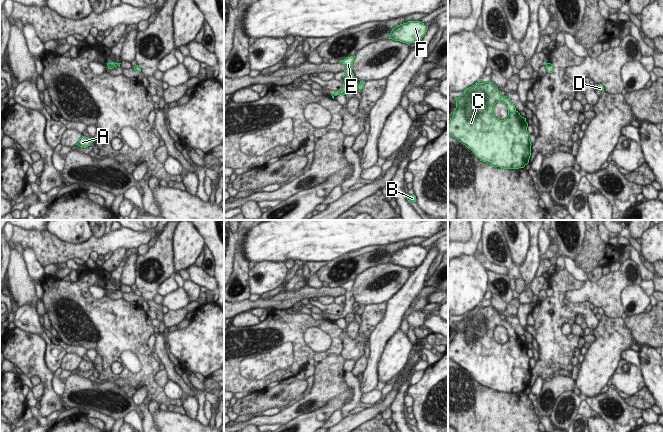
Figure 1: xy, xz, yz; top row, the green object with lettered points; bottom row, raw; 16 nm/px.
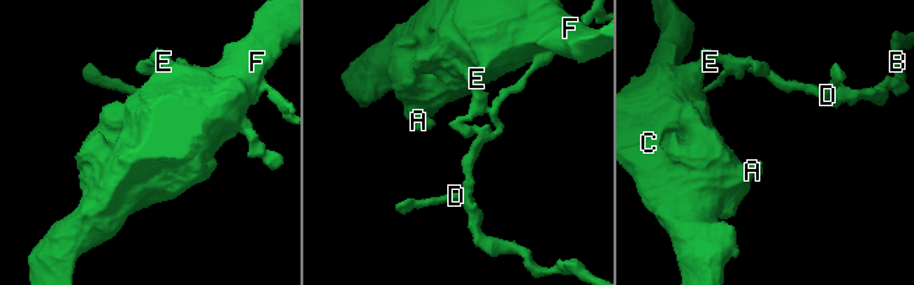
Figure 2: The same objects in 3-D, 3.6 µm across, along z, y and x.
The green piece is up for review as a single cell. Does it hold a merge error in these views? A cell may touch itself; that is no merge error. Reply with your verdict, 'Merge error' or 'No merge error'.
Merge error

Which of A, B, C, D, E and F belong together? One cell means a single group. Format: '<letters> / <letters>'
A C E F / B D

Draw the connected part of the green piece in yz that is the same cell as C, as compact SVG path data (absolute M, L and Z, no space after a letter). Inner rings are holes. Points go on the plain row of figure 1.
M493 306L480 307L464 314L456 324L456 332L448 345L448 358L467 372L471 373L482 386L503 393L524 392L531 380L531 359L527 355L528 347L516 334L507 320L502 320ZM502 326L507 330L508 340L504 344L494 339L494 330Z

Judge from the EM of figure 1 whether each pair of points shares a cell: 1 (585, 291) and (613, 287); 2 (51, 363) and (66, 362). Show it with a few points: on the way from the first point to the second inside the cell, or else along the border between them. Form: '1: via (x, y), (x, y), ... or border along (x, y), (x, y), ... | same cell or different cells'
1: via (592, 291), (606, 291) | same cell
2: border along (66, 353), (61, 359), (59, 367) | different cells

